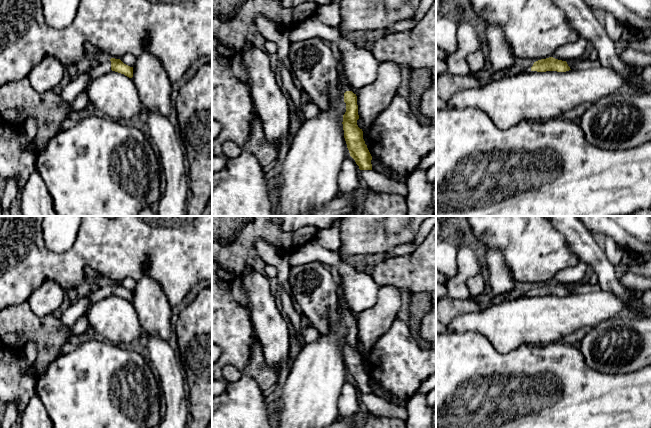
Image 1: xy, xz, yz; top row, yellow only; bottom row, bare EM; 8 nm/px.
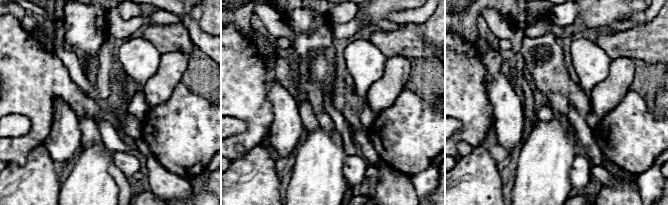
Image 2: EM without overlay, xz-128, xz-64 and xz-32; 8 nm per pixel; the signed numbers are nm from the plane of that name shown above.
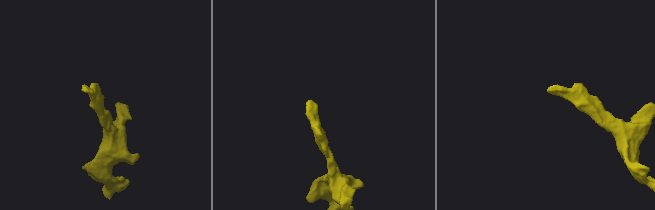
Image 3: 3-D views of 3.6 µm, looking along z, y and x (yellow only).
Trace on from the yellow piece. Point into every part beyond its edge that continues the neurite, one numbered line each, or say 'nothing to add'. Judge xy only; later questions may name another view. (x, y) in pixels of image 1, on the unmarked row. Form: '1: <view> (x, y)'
1: xy (104, 291)

